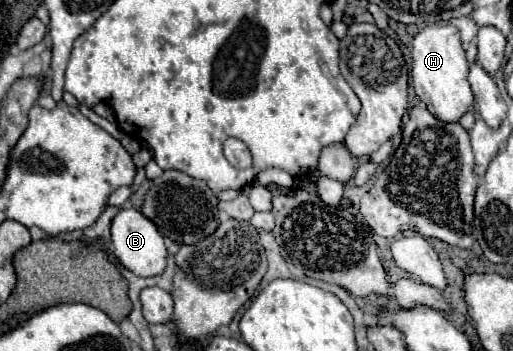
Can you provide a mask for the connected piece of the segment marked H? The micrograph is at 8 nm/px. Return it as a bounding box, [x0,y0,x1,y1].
[411,24,475,122]

